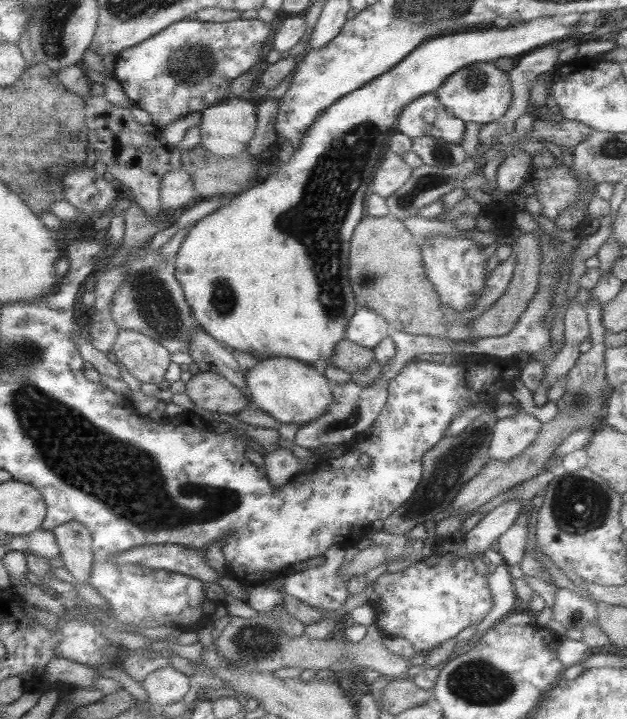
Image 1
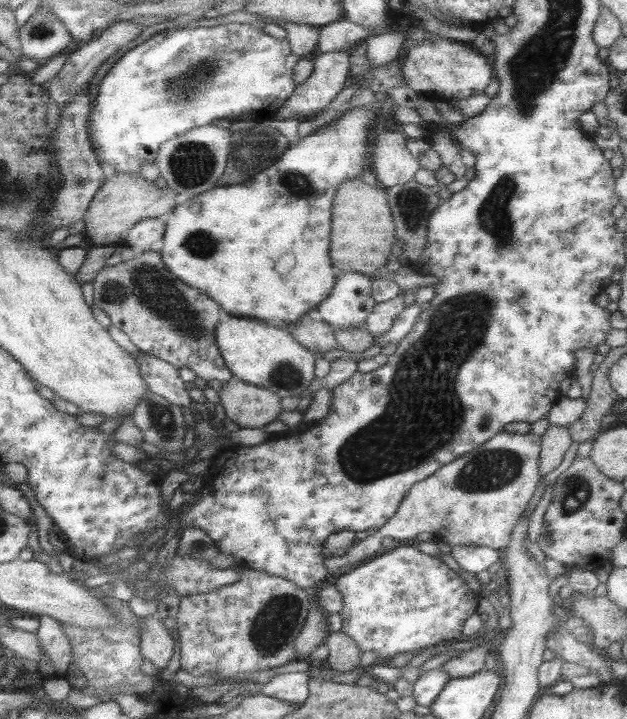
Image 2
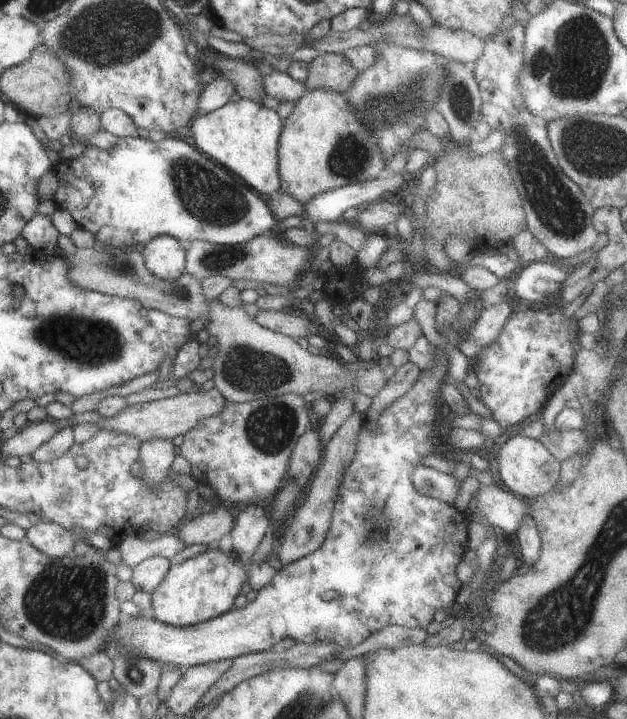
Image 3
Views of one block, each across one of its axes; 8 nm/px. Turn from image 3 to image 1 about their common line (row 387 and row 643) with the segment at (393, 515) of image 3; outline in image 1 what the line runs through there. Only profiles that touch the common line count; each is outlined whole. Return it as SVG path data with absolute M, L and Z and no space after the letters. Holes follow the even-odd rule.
M433 552L429 557L402 571L396 573L387 571L374 581L374 591L380 595L378 602L374 603L376 609L374 623L385 636L402 637L412 643L412 647L419 652L429 652L442 642L456 637L467 626L478 624L492 608L492 595L488 588L487 576L478 574L472 560L447 553Z

